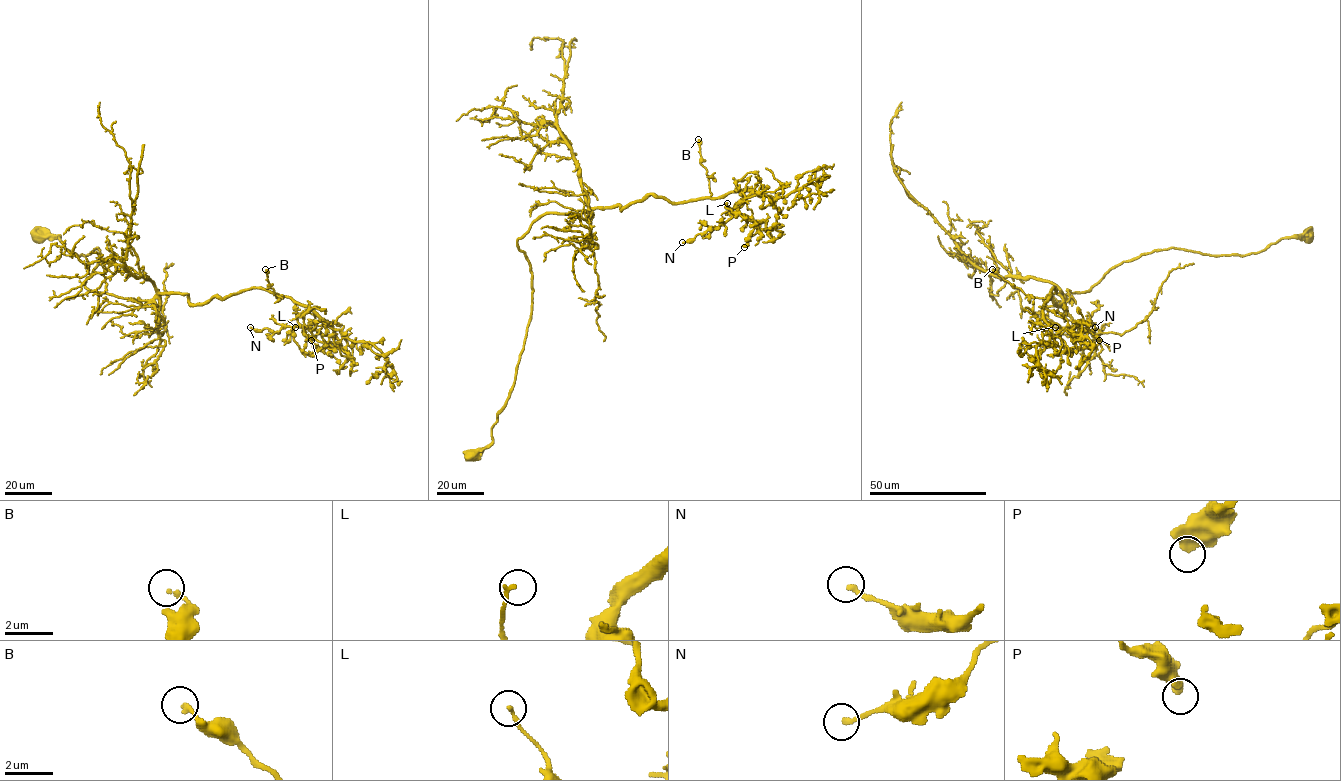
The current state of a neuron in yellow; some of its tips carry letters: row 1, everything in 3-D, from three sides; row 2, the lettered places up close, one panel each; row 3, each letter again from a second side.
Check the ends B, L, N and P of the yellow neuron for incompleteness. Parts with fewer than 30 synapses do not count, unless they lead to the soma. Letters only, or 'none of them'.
none of them

